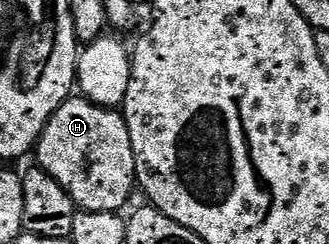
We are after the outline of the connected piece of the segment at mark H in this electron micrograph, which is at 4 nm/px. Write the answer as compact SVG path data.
M71 98L66 100L61 106L60 110L56 110L56 114L52 114L52 118L48 122L48 126L42 132L42 137L39 138L36 145L36 160L37 167L43 168L48 174L52 174L52 178L56 178L56 182L60 182L60 186L64 186L64 190L68 190L70 197L74 199L74 203L78 205L79 209L87 212L117 212L123 211L130 203L130 196L136 191L136 177L134 174L134 155L132 154L132 138L128 134L128 126L126 125L126 118L121 111L112 108L102 108L98 104L92 103L85 98Z

